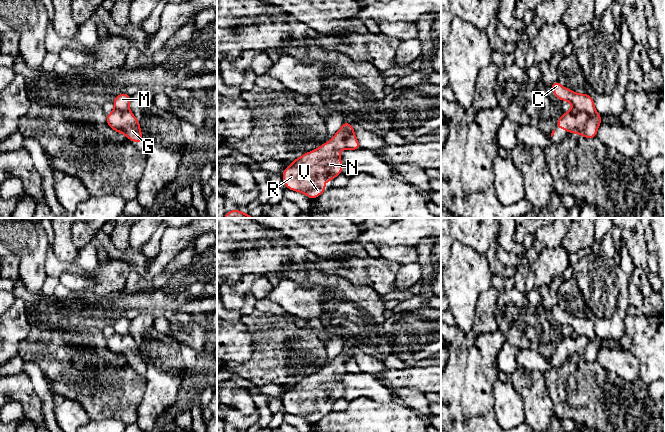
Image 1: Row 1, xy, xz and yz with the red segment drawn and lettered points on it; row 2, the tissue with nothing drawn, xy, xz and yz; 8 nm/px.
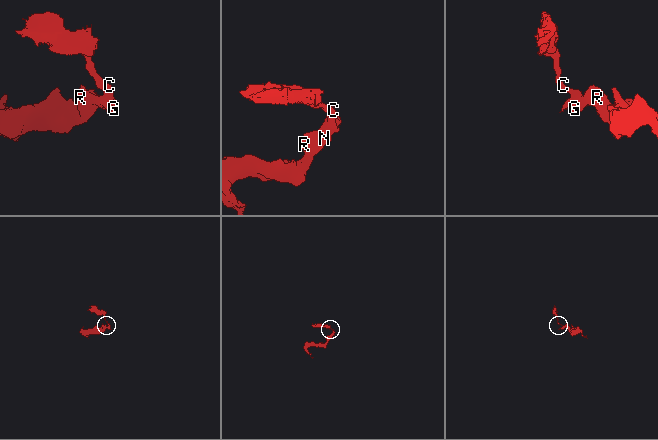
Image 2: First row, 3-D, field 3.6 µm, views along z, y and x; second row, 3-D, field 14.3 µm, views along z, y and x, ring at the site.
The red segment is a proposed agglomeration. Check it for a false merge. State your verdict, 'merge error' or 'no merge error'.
merge error

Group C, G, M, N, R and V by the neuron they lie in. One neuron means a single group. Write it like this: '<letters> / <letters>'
C M / G N R V

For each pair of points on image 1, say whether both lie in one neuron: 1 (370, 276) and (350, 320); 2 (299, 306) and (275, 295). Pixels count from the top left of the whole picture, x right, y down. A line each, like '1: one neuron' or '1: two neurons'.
1: two neurons
2: one neuron

